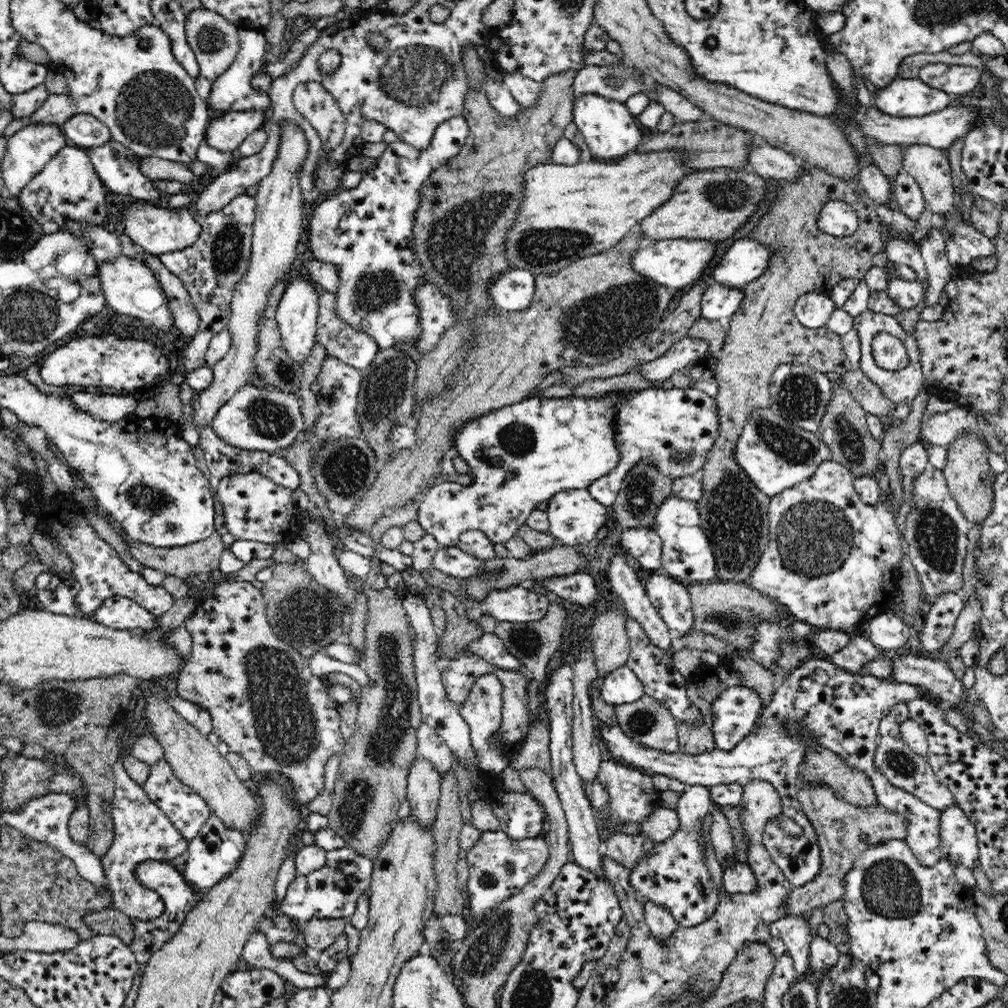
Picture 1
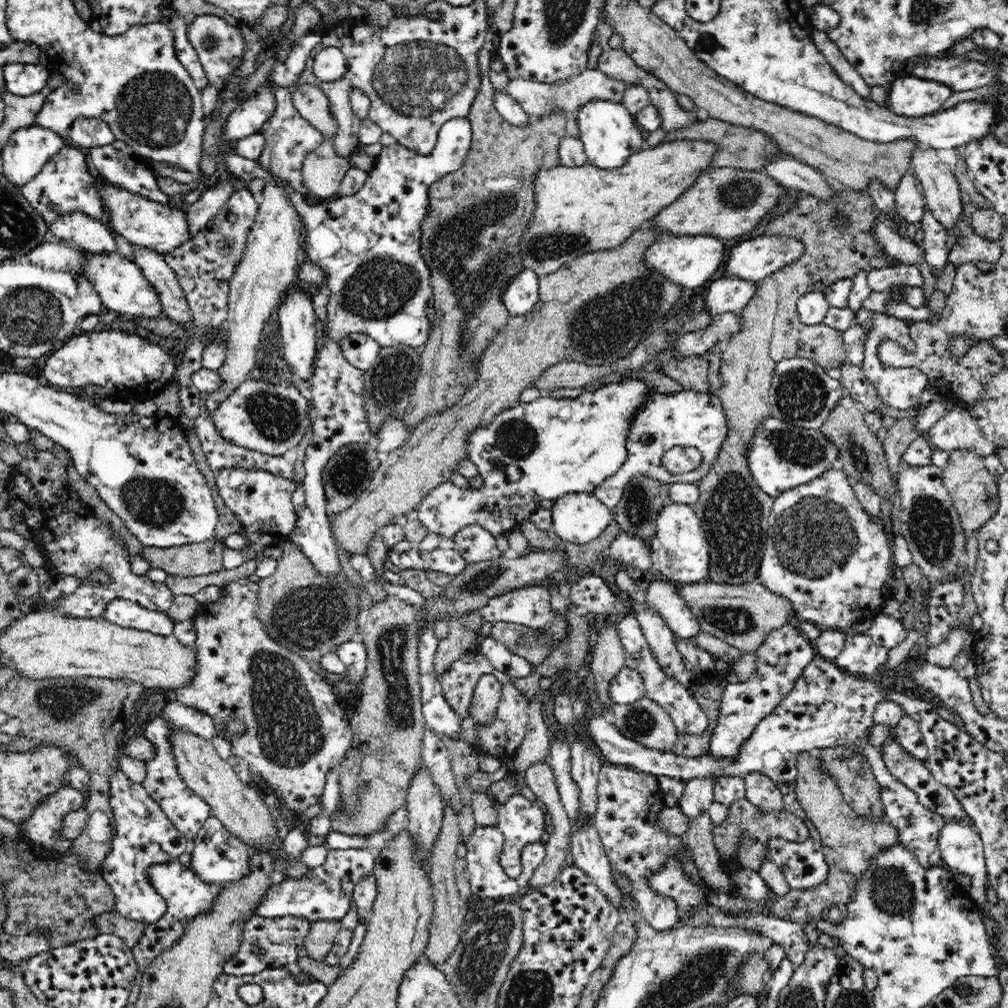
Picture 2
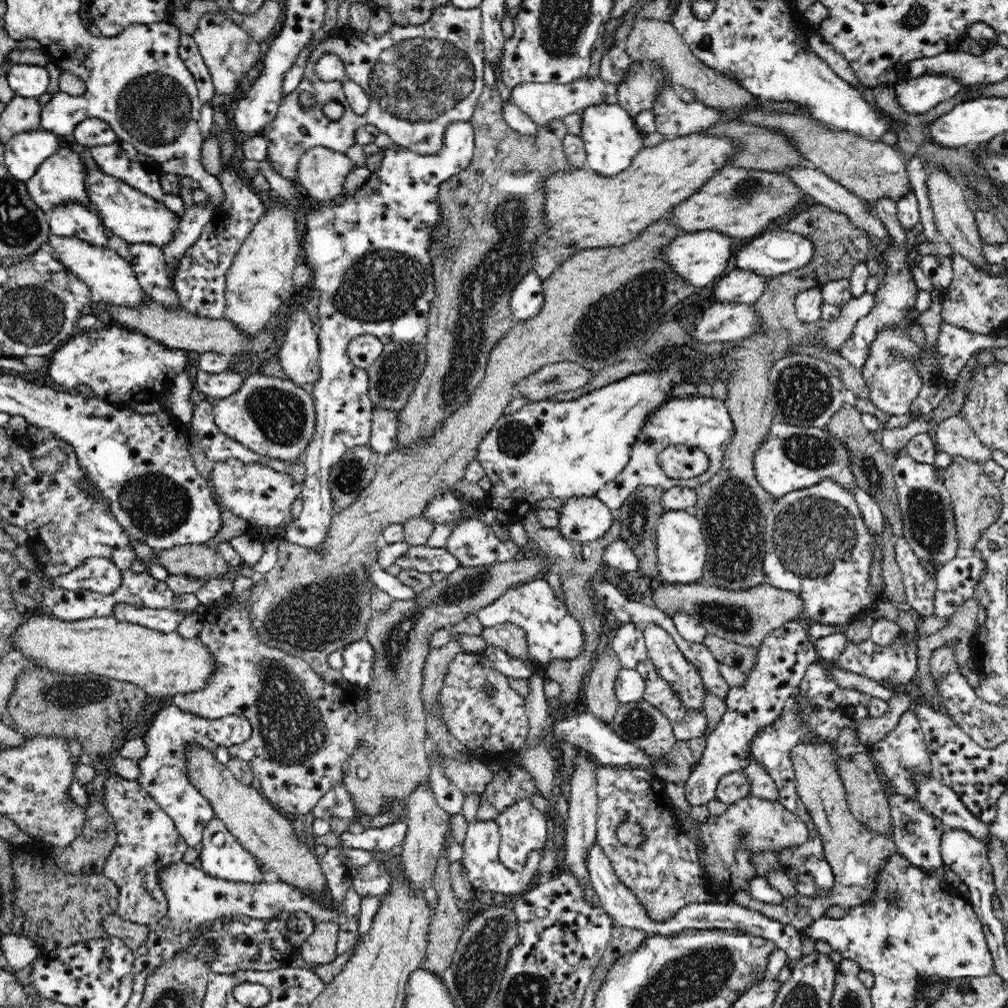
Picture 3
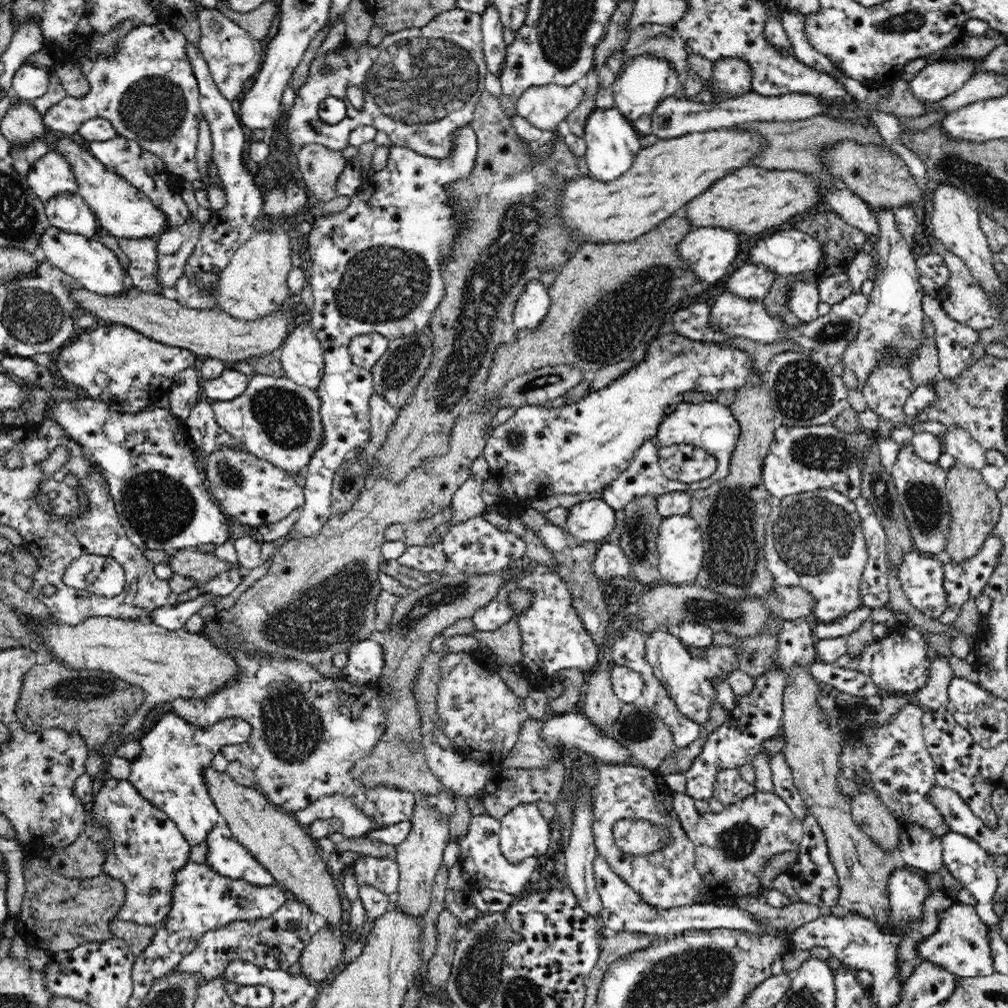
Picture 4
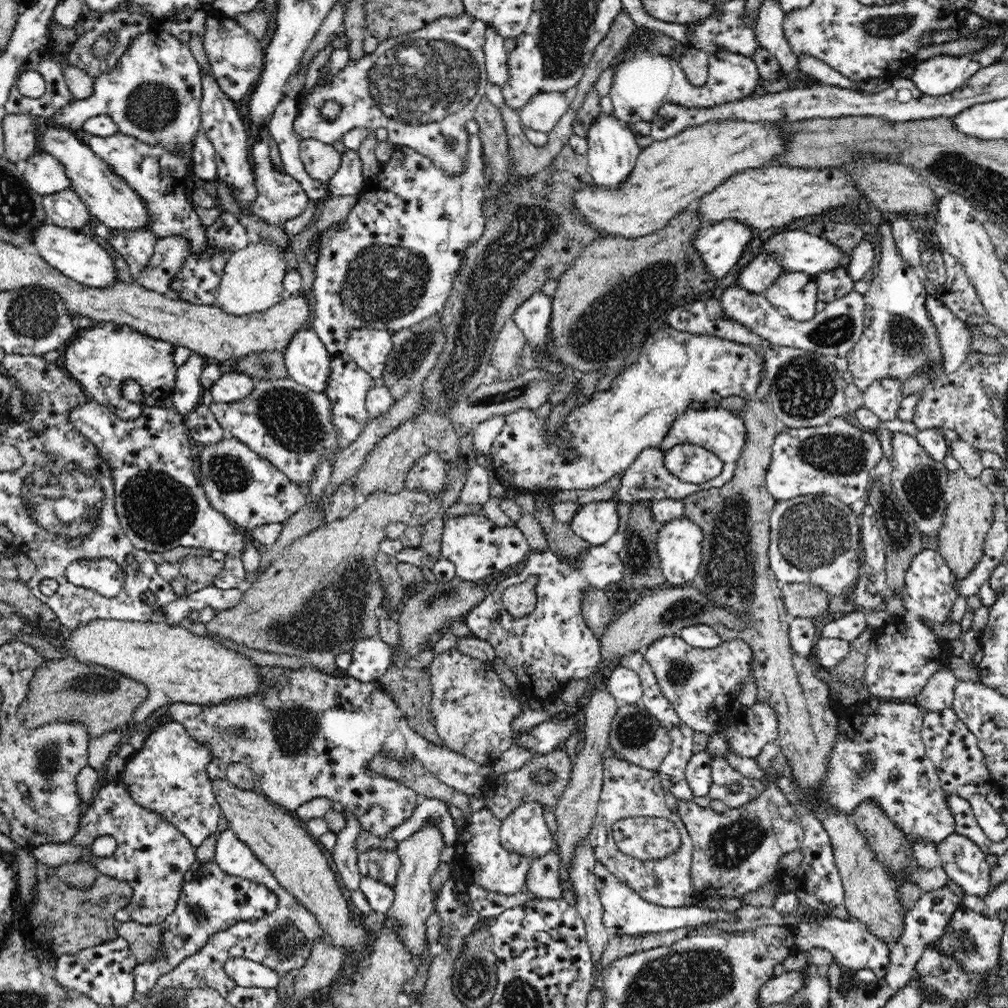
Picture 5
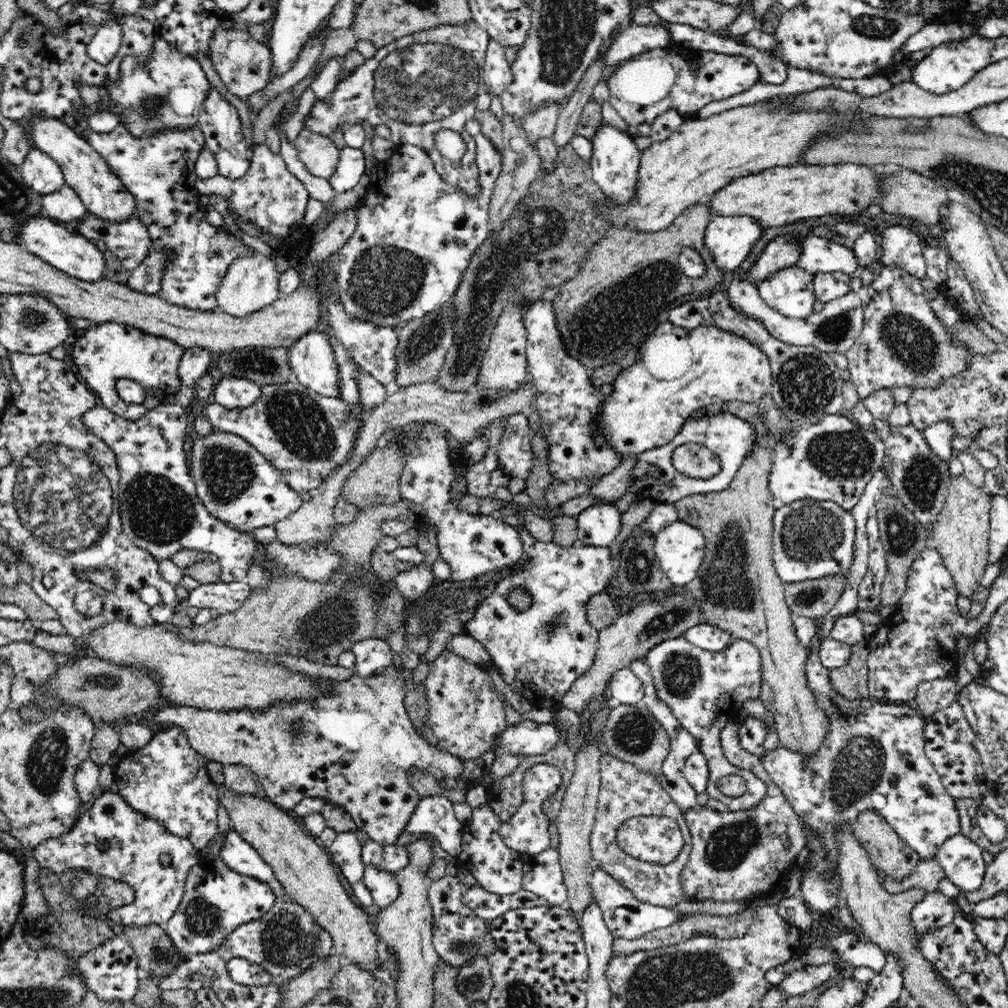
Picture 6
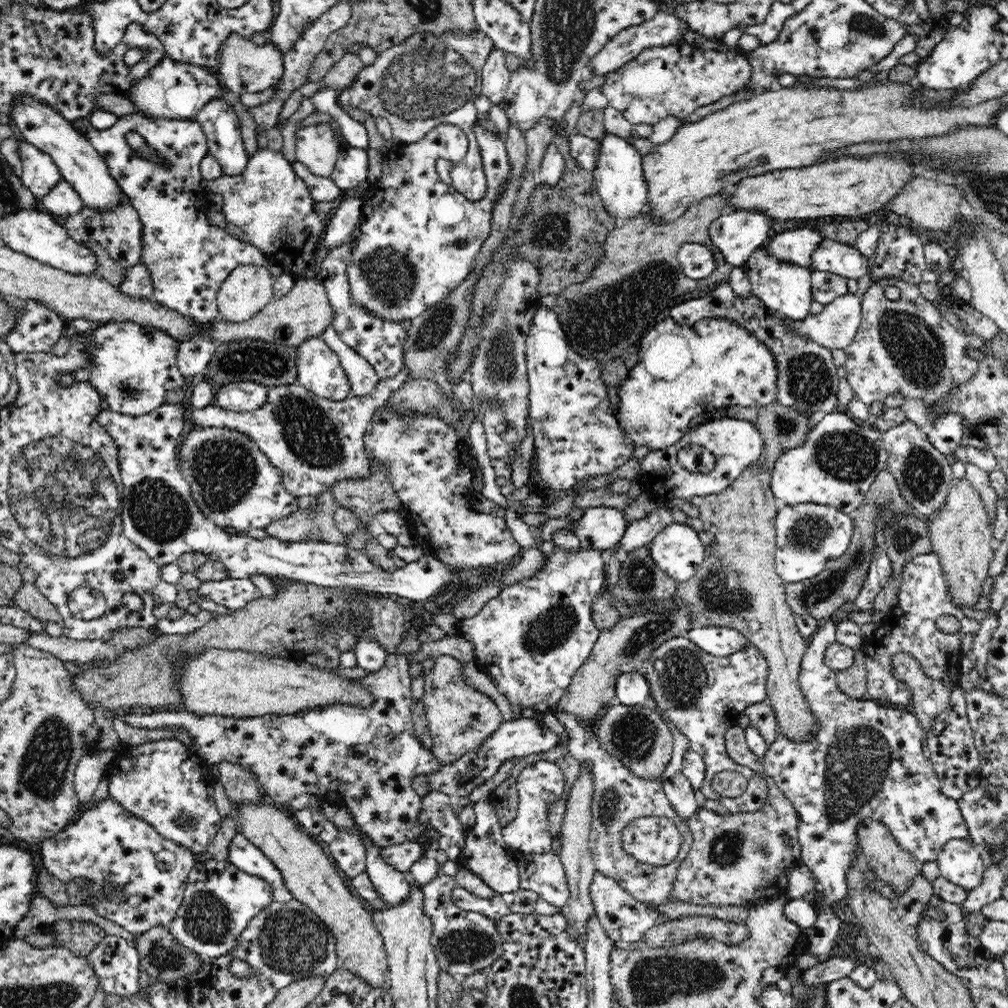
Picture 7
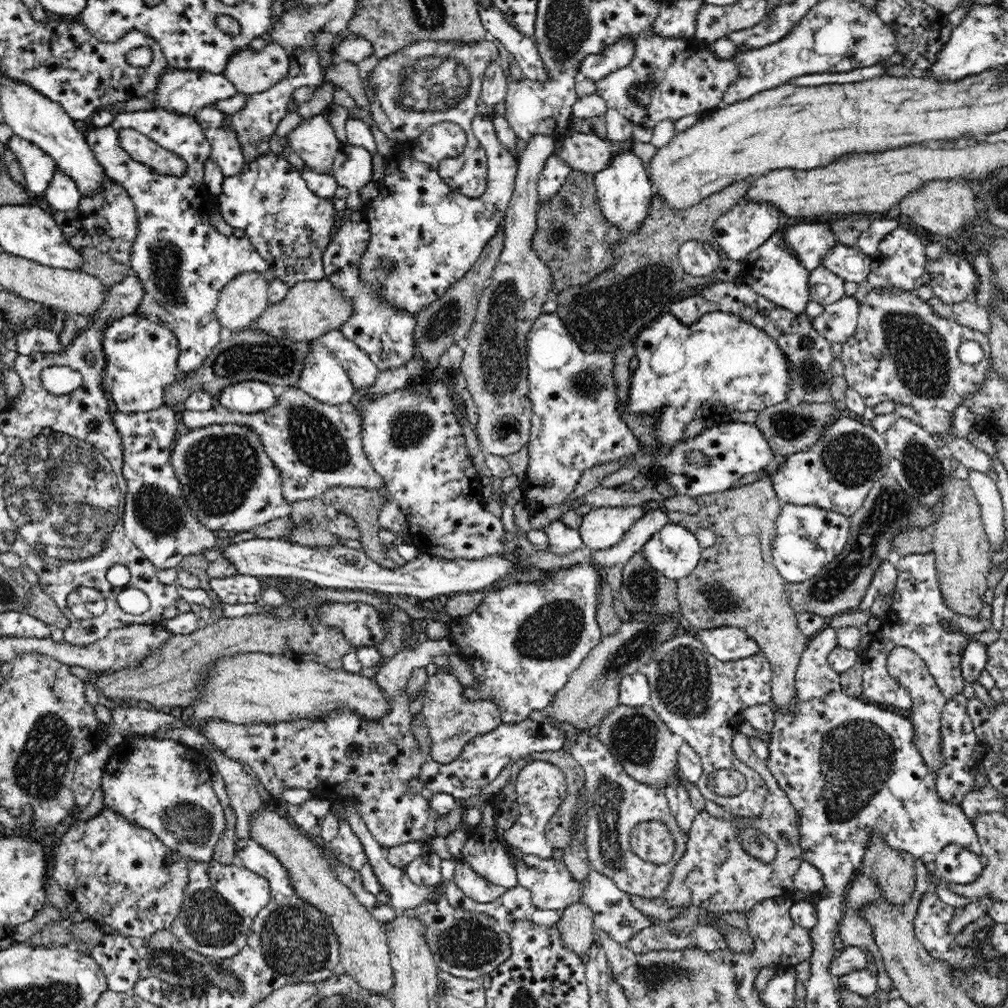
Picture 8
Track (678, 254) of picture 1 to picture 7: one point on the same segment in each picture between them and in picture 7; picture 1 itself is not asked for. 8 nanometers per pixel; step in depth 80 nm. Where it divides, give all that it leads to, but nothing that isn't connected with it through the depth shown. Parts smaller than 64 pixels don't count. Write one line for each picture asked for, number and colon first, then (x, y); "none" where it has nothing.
2: (690, 260)
3: (700, 257)
4: (709, 251)
5: (719, 246)
6: (729, 239)
7: (736, 234)

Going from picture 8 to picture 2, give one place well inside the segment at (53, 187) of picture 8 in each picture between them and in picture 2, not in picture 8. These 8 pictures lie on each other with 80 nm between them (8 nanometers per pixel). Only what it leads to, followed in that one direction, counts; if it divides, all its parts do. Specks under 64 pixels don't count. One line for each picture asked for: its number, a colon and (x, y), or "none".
2: (84, 231)
3: (73, 219)
4: (69, 212)
5: (66, 209)
6: (64, 206)
7: (61, 201)

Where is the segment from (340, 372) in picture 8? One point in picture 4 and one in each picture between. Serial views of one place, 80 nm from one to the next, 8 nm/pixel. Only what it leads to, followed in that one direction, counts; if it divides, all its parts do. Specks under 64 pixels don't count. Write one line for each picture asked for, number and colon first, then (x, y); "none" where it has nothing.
4: (301, 355)
5: (307, 361)
6: (313, 362)
7: (319, 370)

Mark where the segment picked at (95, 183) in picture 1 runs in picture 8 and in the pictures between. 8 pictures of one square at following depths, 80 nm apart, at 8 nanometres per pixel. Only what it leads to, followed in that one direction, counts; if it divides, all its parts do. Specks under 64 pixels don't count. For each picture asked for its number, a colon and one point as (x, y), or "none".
2: (65, 184)
3: (60, 179)
4: (49, 176)
5: (45, 174)
6: (41, 173)
7: (40, 174)
8: (38, 167)

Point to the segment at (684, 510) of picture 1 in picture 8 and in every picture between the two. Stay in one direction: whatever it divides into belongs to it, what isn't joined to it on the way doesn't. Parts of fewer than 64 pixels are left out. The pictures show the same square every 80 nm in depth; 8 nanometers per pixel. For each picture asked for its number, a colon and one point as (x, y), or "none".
2: (682, 551)
3: (681, 549)
4: (680, 544)
5: (679, 544)
6: (679, 548)
7: (678, 551)
8: (674, 551)

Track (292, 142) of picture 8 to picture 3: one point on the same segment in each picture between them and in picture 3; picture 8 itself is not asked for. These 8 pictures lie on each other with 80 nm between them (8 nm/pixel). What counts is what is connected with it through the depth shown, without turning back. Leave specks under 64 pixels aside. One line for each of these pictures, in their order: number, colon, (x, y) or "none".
3: (321, 171)
4: (320, 167)
5: (321, 161)
6: (320, 155)
7: (316, 147)

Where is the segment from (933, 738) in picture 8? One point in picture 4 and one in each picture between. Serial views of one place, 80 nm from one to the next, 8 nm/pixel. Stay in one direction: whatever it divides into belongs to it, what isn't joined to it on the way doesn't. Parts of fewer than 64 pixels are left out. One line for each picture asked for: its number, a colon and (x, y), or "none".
4: (935, 696)
5: (938, 694)
6: (932, 696)
7: (930, 697)

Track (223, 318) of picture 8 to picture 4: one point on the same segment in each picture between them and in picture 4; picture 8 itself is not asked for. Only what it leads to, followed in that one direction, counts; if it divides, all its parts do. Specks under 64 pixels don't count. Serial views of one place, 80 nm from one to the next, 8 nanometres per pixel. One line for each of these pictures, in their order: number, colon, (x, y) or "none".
4: (253, 283)
5: (251, 282)
6: (251, 283)
7: (249, 288)

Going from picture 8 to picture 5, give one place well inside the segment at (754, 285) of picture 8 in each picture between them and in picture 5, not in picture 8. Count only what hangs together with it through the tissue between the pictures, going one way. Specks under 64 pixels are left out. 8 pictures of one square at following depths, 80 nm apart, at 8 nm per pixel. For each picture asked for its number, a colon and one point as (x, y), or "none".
5: (794, 293)
6: (790, 290)
7: (785, 287)

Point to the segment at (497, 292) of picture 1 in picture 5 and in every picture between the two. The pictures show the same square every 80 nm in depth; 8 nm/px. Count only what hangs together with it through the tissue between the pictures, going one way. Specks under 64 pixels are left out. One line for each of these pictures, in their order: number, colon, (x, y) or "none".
2: (522, 294)
3: (526, 301)
4: (531, 309)
5: (532, 316)

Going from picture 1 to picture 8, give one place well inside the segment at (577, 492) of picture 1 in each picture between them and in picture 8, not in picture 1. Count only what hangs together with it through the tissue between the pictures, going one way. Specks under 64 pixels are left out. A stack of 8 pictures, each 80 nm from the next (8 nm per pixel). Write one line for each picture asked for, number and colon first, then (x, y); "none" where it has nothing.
2: (579, 518)
3: (585, 519)
4: (592, 520)
5: (596, 522)
6: (598, 525)
7: (601, 528)
8: (602, 527)

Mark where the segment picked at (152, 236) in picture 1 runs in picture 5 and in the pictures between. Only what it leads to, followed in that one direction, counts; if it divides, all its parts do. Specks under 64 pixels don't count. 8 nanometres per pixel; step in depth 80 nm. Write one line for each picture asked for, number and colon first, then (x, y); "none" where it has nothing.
2: (141, 221)
3: (125, 212)
4: (122, 210)
5: (109, 199)

